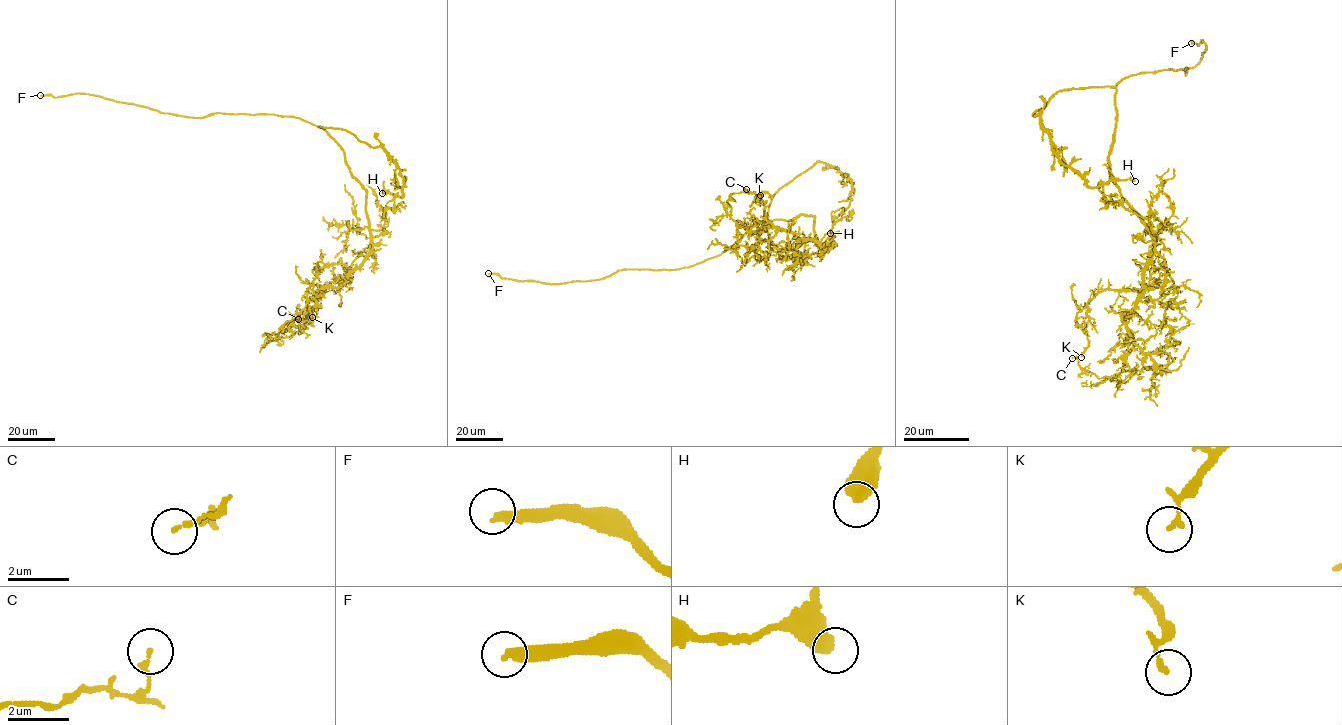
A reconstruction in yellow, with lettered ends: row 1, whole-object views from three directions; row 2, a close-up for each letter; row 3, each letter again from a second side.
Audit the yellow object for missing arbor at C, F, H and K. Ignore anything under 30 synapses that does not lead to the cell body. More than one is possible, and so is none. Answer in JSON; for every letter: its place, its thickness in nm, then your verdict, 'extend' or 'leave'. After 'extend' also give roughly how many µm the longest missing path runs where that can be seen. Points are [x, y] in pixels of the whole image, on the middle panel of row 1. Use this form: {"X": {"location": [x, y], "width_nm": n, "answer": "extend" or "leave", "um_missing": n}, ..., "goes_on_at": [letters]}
{"C": {"location": [746, 189], "width_nm": 140, "answer": "leave"}, "F": {"location": [488, 273], "width_nm": 360, "answer": "extend", "um_missing": 200}, "H": {"location": [830, 233], "width_nm": 550, "answer": "leave"}, "K": {"location": [760, 195], "width_nm": 170, "answer": "leave"}, "goes_on_at": ["F"]}

